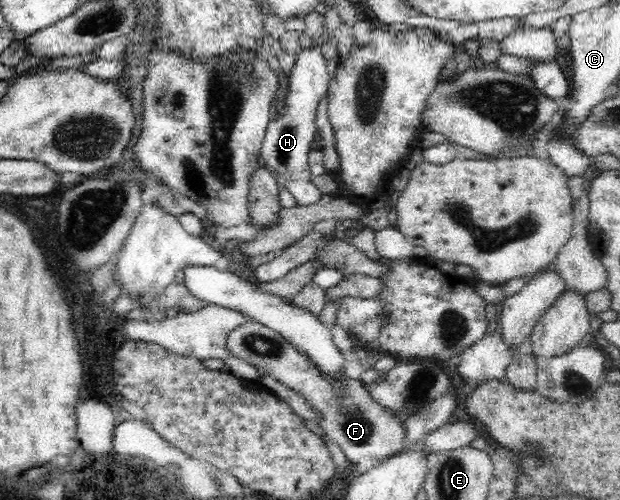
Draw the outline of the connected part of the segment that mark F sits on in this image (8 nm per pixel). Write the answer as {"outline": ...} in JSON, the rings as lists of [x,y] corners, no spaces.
{"outline":[[[257,322],[237,326],[225,335],[225,339],[231,355],[247,361],[262,373],[268,373],[277,382],[299,393],[319,414],[323,414],[325,419],[321,429],[333,439],[335,445],[345,451],[349,463],[359,463],[363,457],[381,462],[400,454],[404,447],[402,422],[370,399],[360,379],[351,380],[347,377],[343,381],[328,381],[317,368],[311,366],[303,352],[295,350],[278,333]]]}

